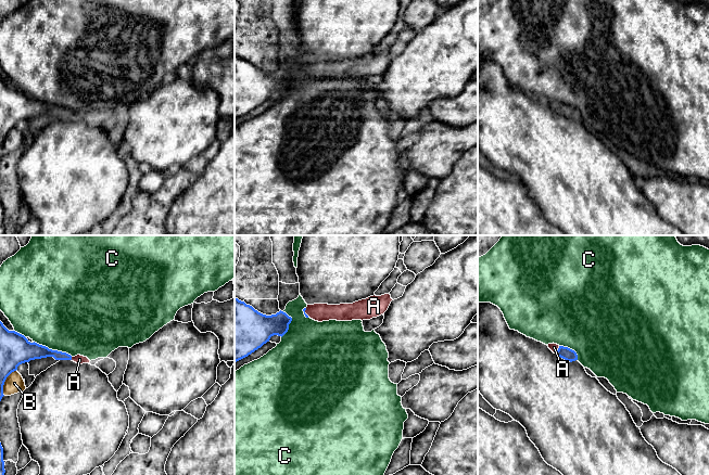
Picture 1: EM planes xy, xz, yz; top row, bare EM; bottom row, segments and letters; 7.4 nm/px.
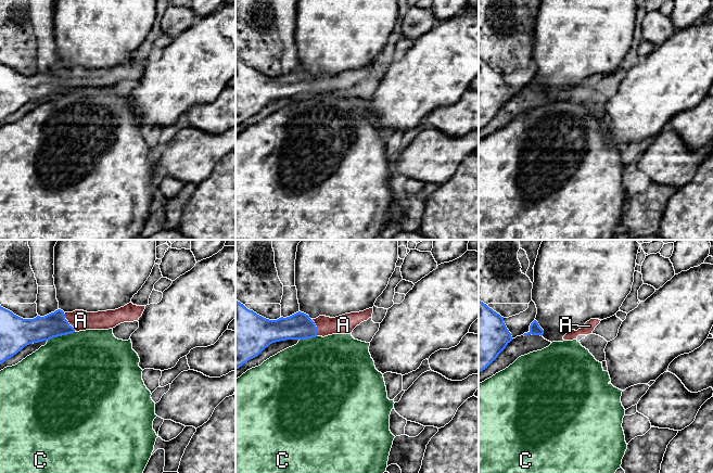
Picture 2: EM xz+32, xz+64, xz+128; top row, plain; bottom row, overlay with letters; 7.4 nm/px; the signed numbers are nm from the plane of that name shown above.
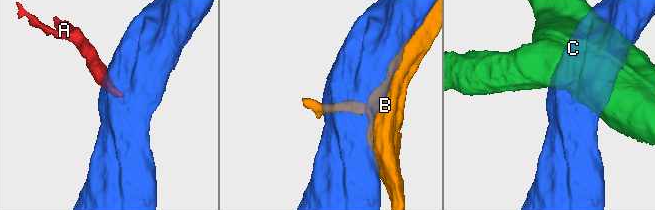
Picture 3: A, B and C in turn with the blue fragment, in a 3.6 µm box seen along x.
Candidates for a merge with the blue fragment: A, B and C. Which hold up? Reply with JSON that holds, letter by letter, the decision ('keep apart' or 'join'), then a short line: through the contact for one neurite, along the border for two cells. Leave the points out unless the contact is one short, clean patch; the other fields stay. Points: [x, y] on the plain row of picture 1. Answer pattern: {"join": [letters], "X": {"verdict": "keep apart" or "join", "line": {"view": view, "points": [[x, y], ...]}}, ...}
{"join": ["A"], "A": {"verdict": "join", "line": {"view": "yz", "points": [[565, 110], [558, 106], [554, 104]]}}, "B": {"verdict": "keep apart"}, "C": {"verdict": "keep apart"}}

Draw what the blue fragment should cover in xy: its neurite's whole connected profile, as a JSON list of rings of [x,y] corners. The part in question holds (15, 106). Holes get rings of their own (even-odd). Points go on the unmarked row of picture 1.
[[[0,78],[0,158],[3,152],[3,142],[7,134],[22,120],[29,119],[30,117],[41,116],[47,114],[53,114],[55,117],[72,117],[76,120],[90,120],[87,114],[77,112],[72,114],[71,112],[58,107],[49,106],[46,103],[39,102],[37,100],[30,100],[24,92],[15,89],[9,88],[3,80]]]

